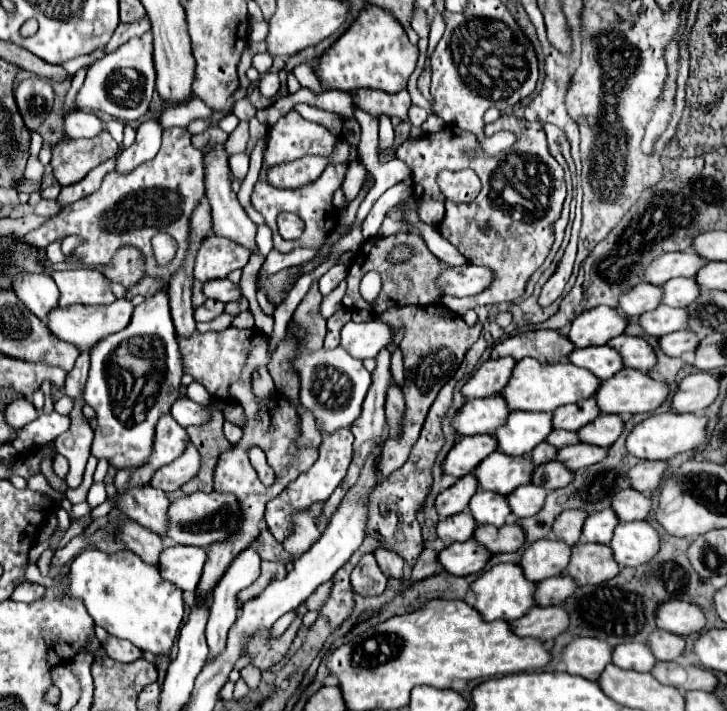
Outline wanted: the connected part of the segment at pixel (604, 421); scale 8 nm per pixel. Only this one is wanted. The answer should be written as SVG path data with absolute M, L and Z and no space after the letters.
M600 413L600 417L596 417L596 421L584 425L578 431L578 435L584 443L610 447L622 435L622 431L624 431L624 421L620 419L620 415Z

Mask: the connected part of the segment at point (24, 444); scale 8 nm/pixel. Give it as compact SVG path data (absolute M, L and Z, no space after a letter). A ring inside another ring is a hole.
M52 411L50 415L42 413L36 421L28 423L24 429L20 429L18 437L12 441L12 447L22 453L24 449L30 449L32 445L48 445L58 435L68 431L68 427L70 427L68 417L58 415L56 411Z

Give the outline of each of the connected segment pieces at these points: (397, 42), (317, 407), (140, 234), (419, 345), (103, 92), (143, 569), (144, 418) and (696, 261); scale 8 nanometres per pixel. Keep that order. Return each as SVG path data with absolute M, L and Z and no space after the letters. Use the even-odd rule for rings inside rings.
M366 5L358 19L350 25L350 29L322 55L320 59L320 67L318 67L318 75L322 77L322 87L334 87L334 89L358 89L358 87L370 87L370 89L394 89L394 93L406 89L406 83L410 79L410 75L416 69L420 51L416 45L412 45L404 33L404 27L400 25L400 21L386 9L378 7L378 5Z
M296 321L288 323L288 335L292 335L292 331L298 331L294 337L296 339L296 357L292 359L292 367L300 379L300 395L298 395L300 407L314 415L316 427L322 433L334 433L342 427L350 427L360 417L362 401L372 383L370 371L366 371L362 359L352 357L340 345L336 349L322 347L318 351L310 351L304 345L306 333L304 333L304 329L300 329L300 325Z
M182 127L166 129L162 133L162 147L152 161L144 161L144 165L138 165L128 177L120 177L118 173L108 173L98 191L64 207L64 211L60 215L48 219L38 229L24 235L24 241L28 241L30 245L36 245L36 247L46 247L48 243L64 239L68 235L80 235L80 237L84 237L84 245L78 247L78 257L84 263L102 263L102 265L108 263L112 259L112 253L116 253L116 249L120 249L122 245L134 245L146 255L146 275L162 277L168 283L172 279L172 273L176 273L176 269L180 267L184 253L188 251L188 217L192 215L196 201L200 201L200 197L204 195L204 157L202 157L202 151L192 147L190 139L192 139L192 135ZM156 233L168 233L178 241L178 251L176 251L174 261L170 261L164 267L160 267L154 261L154 253L152 253L152 245L150 245L150 239Z
M410 305L386 310L380 315L380 320L388 323L397 333L404 326L404 337L400 341L400 351L404 355L404 371L406 371L406 383L404 383L404 397L406 397L406 417L404 417L404 433L400 441L388 439L382 447L378 471L380 477L388 477L392 471L396 471L404 461L408 459L408 453L412 445L416 443L420 429L424 425L424 419L428 415L430 405L434 403L438 391L452 379L452 373L460 367L466 351L470 345L478 339L480 327L468 327L464 319L456 313L452 313L446 305Z
M148 31L142 37L132 37L128 43L108 53L104 59L96 61L88 69L86 81L76 95L74 107L68 109L68 113L78 109L80 111L94 109L94 111L110 113L120 121L136 121L142 115L146 115L150 107L150 101L154 95L154 83L156 83L156 71L152 61L152 31ZM148 59L150 59L150 67L146 65Z
M86 549L72 561L64 593L82 599L94 623L110 635L126 639L154 655L172 653L184 617L182 593L176 585L164 581L156 567L144 565L144 561L140 561L132 551L108 555L98 549Z
M168 291L148 297L134 309L132 321L120 333L106 337L96 343L90 351L90 375L84 387L84 401L96 411L98 427L94 429L94 441L90 455L96 459L106 459L116 469L138 469L146 465L154 449L154 431L162 415L170 413L170 407L180 395L182 385L182 357L178 351L178 335L170 317L170 297Z
M694 251L684 253L666 253L660 255L646 269L646 281L652 285L664 285L674 277L696 277L696 273L704 267L706 259Z

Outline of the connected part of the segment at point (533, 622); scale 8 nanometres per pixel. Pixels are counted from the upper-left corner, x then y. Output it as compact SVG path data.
M536 605L530 613L510 623L512 631L520 637L536 637L542 641L552 641L554 637L562 635L570 625L570 615L560 605L540 607Z

